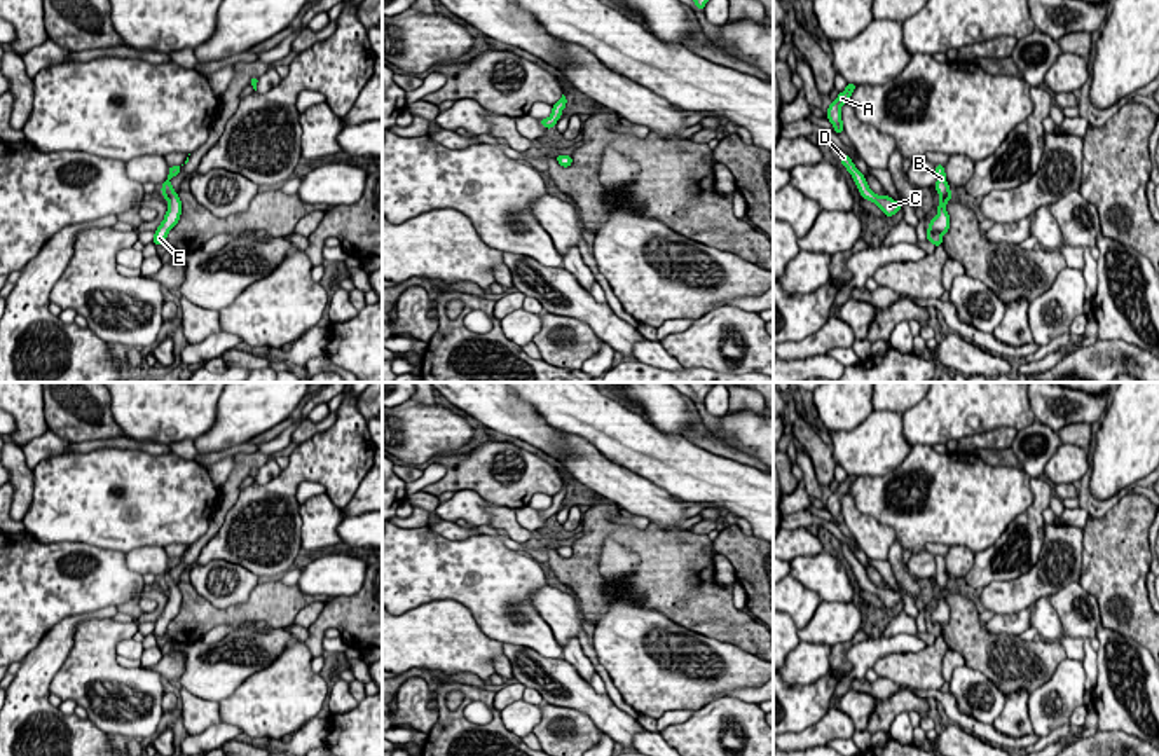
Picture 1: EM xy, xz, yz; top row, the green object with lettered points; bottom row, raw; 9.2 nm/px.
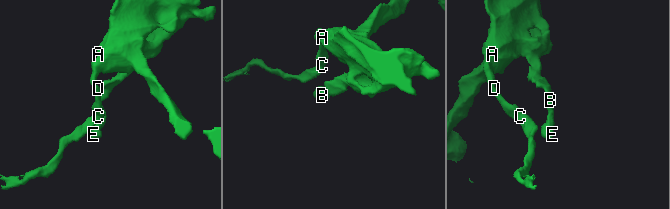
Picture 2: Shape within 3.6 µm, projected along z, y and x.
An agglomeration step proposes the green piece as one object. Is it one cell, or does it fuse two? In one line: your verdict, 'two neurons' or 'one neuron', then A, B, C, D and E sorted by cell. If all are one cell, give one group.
one neuron | A B C D E

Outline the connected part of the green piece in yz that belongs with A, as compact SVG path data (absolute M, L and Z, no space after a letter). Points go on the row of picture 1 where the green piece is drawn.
M847 84L845 91L827 108L827 120L833 124L836 134L843 133L841 107L850 101L855 87L855 84Z

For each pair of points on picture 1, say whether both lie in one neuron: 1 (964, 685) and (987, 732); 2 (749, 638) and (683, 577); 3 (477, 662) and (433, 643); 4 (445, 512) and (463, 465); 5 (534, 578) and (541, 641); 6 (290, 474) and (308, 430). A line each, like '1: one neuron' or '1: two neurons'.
1: two neurons
2: one neuron
3: one neuron
4: two neurons
5: one neuron
6: two neurons

